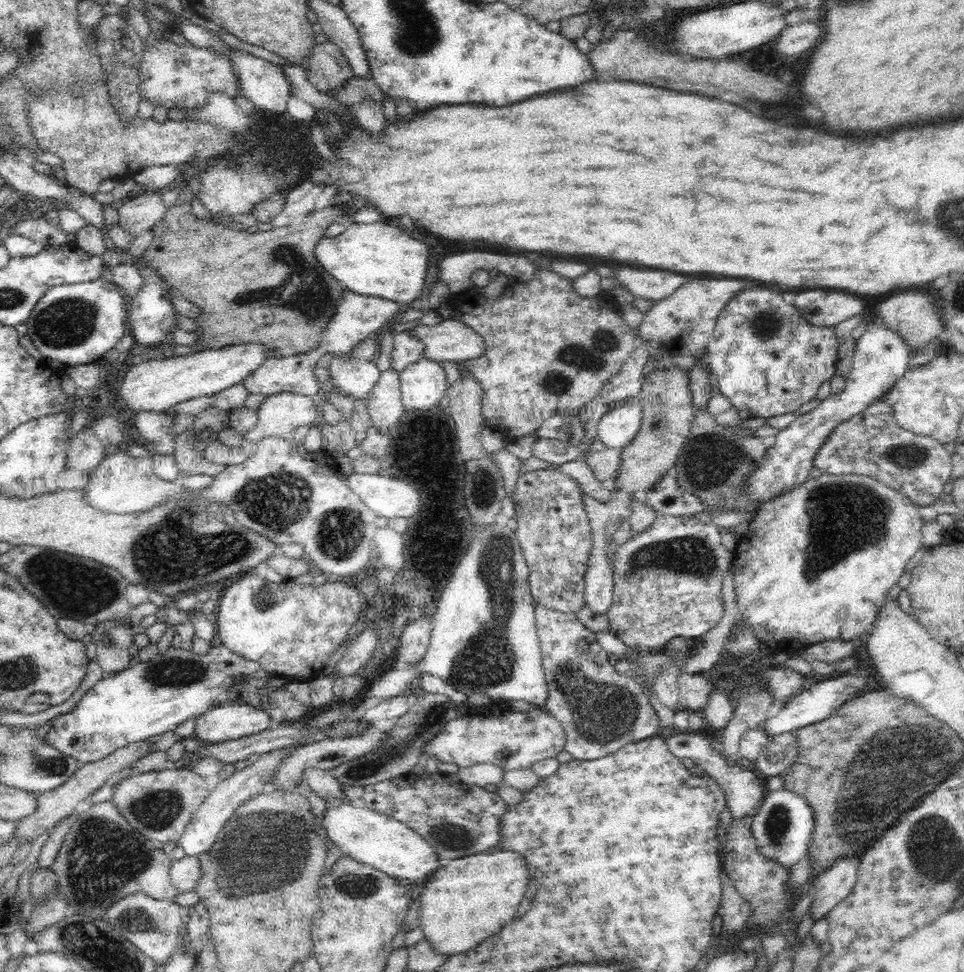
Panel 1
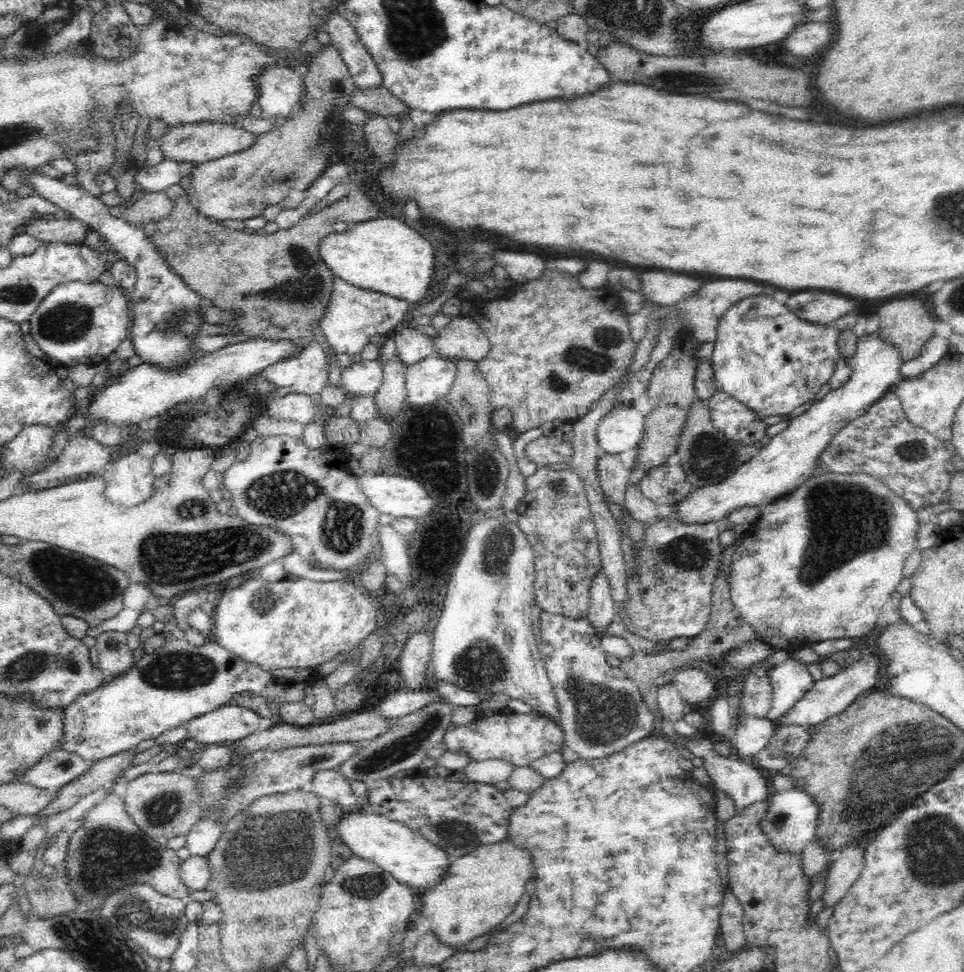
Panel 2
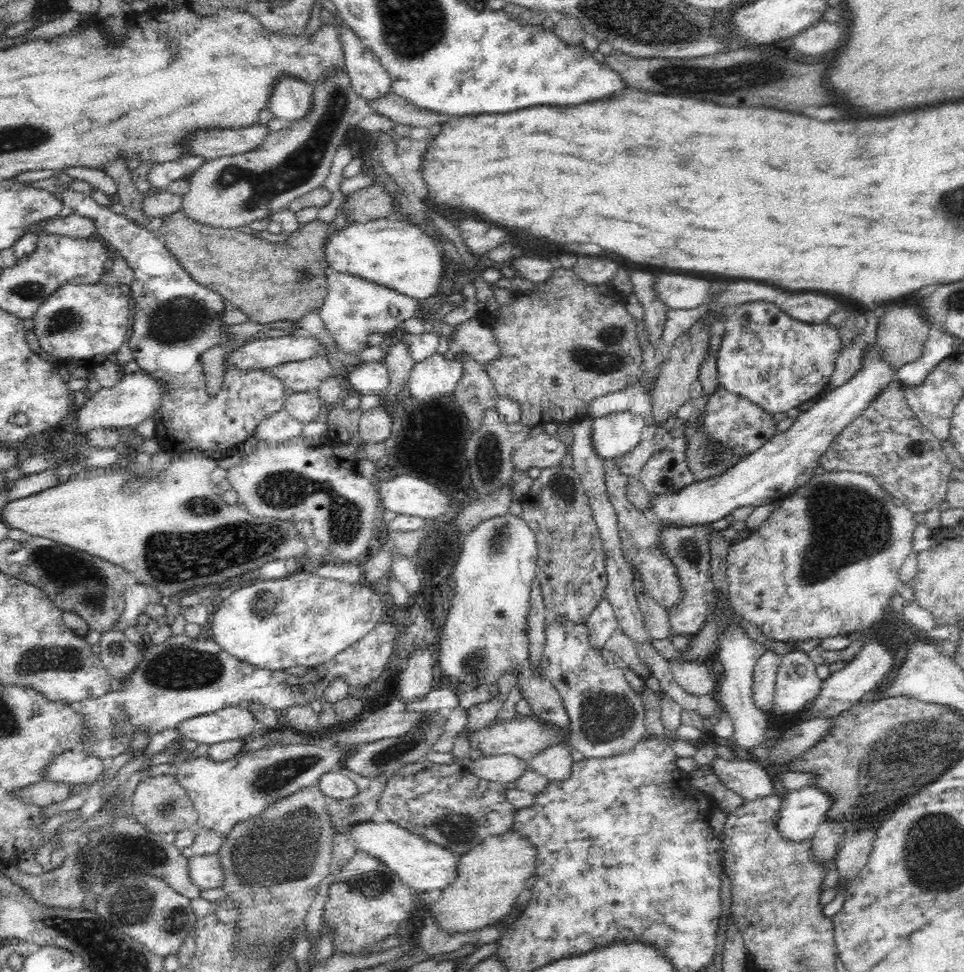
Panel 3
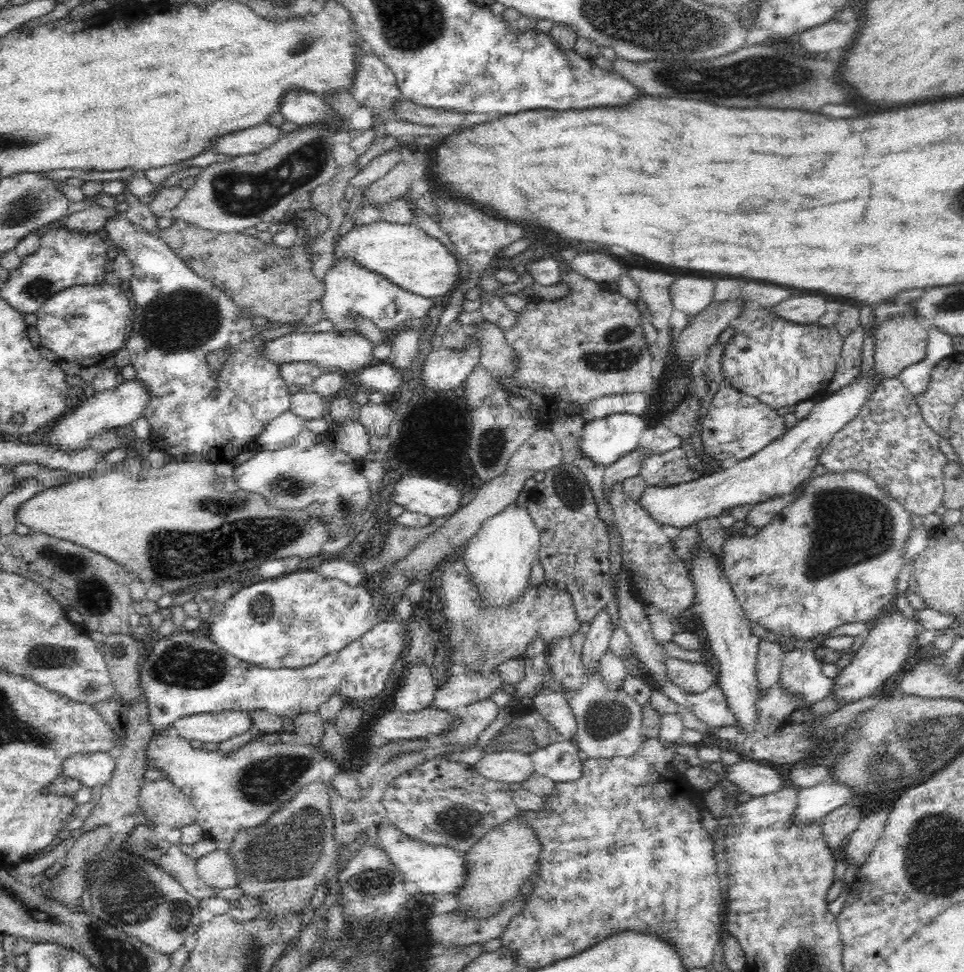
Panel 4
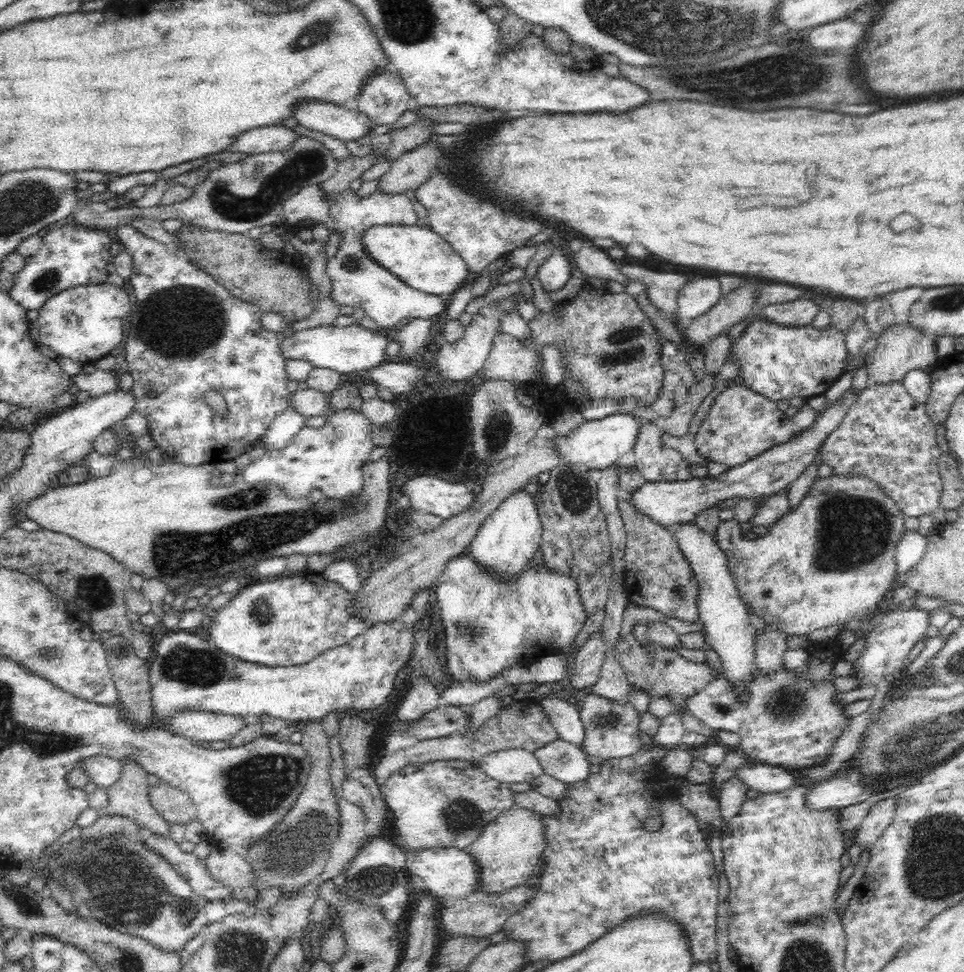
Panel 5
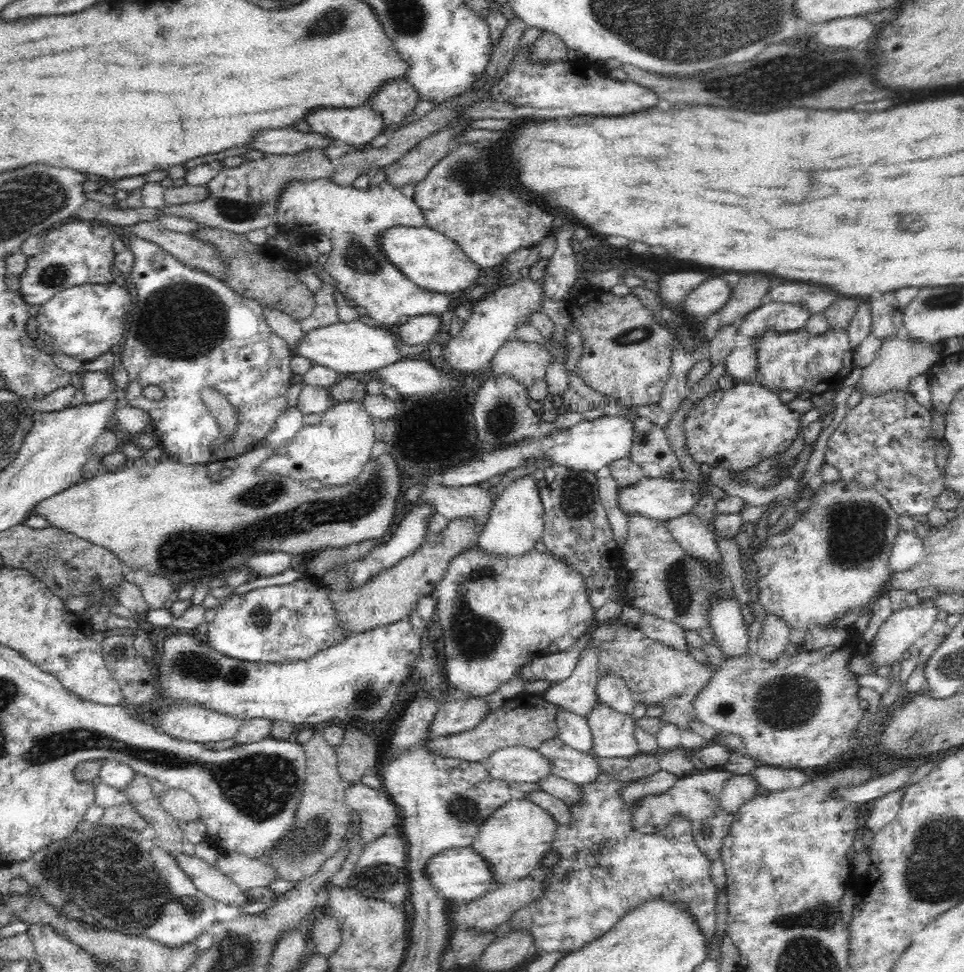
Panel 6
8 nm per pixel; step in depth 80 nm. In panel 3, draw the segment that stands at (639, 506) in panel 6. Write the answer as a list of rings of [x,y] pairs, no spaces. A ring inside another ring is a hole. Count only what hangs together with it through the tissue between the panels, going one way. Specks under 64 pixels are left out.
[[[878,345],[865,347],[861,354],[861,367],[846,384],[838,388],[828,390],[814,400],[813,406],[796,417],[796,421],[786,432],[775,434],[774,438],[766,442],[757,452],[744,457],[737,464],[728,468],[724,474],[718,474],[715,478],[708,478],[701,482],[694,482],[676,493],[666,495],[654,495],[650,502],[650,508],[656,513],[660,523],[670,526],[694,526],[706,525],[722,518],[729,518],[731,512],[742,506],[764,506],[764,504],[780,501],[790,496],[800,486],[803,486],[813,475],[814,469],[818,468],[822,454],[828,450],[830,444],[836,439],[842,430],[851,424],[855,418],[870,406],[870,402],[894,380],[894,372],[897,370],[880,355]]]

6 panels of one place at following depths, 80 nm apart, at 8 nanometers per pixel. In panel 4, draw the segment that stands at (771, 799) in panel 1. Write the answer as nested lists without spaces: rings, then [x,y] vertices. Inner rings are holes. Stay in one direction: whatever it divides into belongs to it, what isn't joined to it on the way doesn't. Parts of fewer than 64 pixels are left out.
[[[831,781],[798,789],[796,798],[797,805],[791,814],[791,822],[812,824],[812,822],[819,822],[836,808],[852,804],[856,796],[853,796],[849,786]]]

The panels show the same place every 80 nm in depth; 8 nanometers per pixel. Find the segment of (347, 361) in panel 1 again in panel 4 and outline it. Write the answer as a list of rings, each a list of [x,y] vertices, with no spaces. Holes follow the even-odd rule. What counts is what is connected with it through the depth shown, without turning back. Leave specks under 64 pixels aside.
[[[387,362],[376,363],[358,372],[358,388],[369,392],[374,389],[382,394],[392,394],[406,380],[403,377],[406,372],[407,370],[396,370]]]

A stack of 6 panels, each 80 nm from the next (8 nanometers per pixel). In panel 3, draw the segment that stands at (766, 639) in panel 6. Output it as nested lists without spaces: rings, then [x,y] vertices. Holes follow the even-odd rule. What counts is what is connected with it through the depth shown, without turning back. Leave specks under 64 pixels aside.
[[[766,649],[753,668],[752,701],[762,711],[766,711],[773,702],[777,670],[782,657],[771,649]]]

